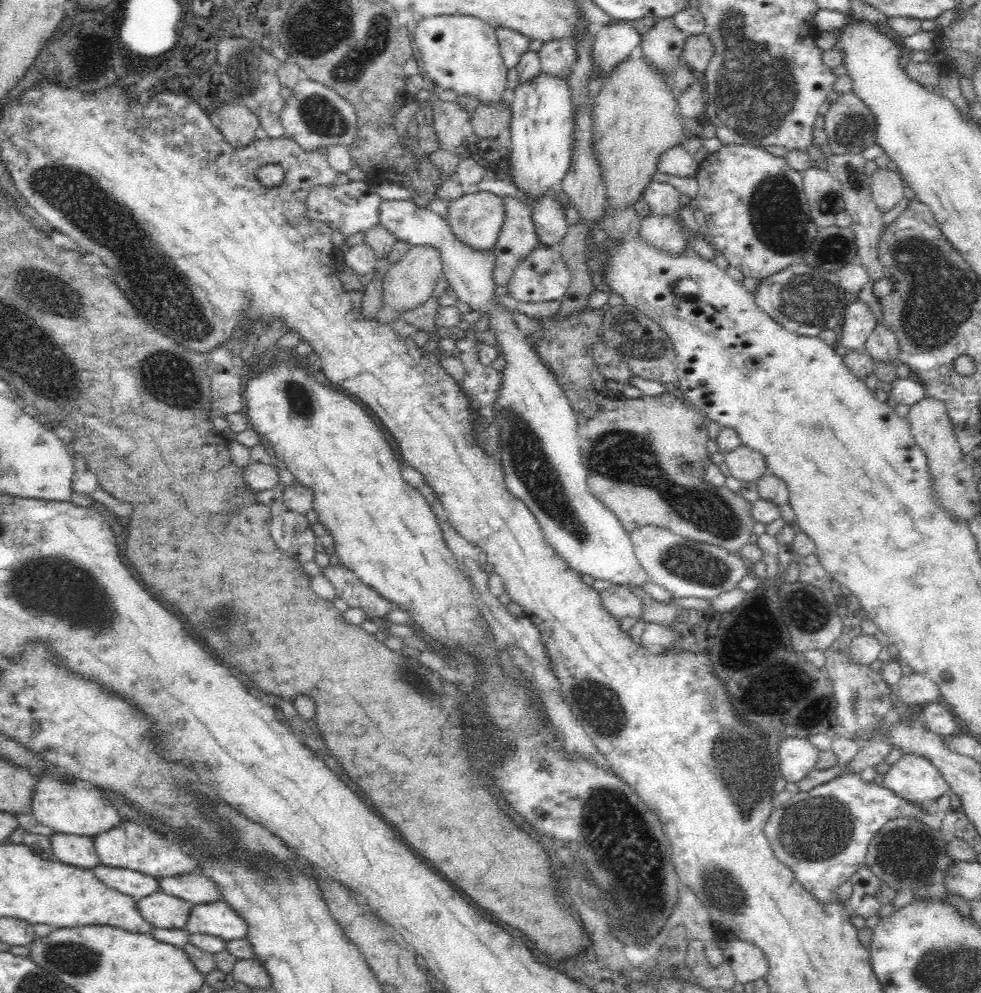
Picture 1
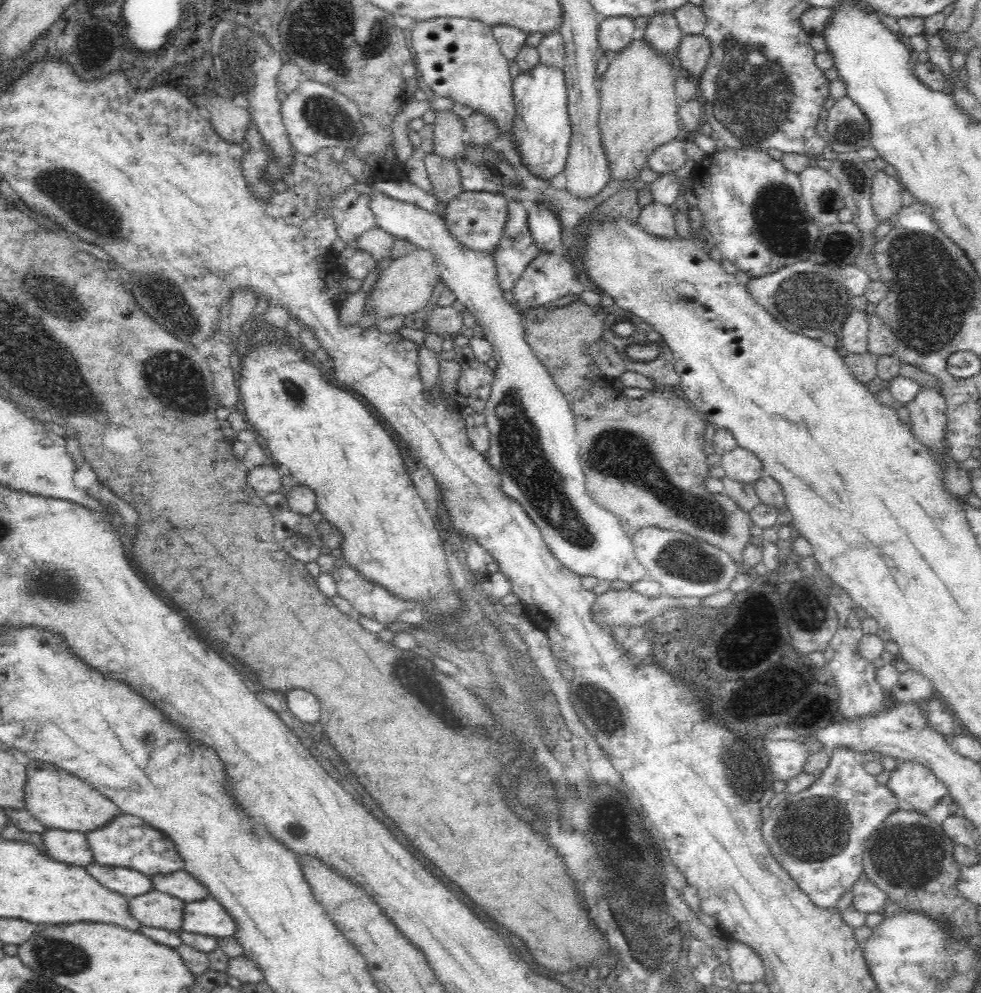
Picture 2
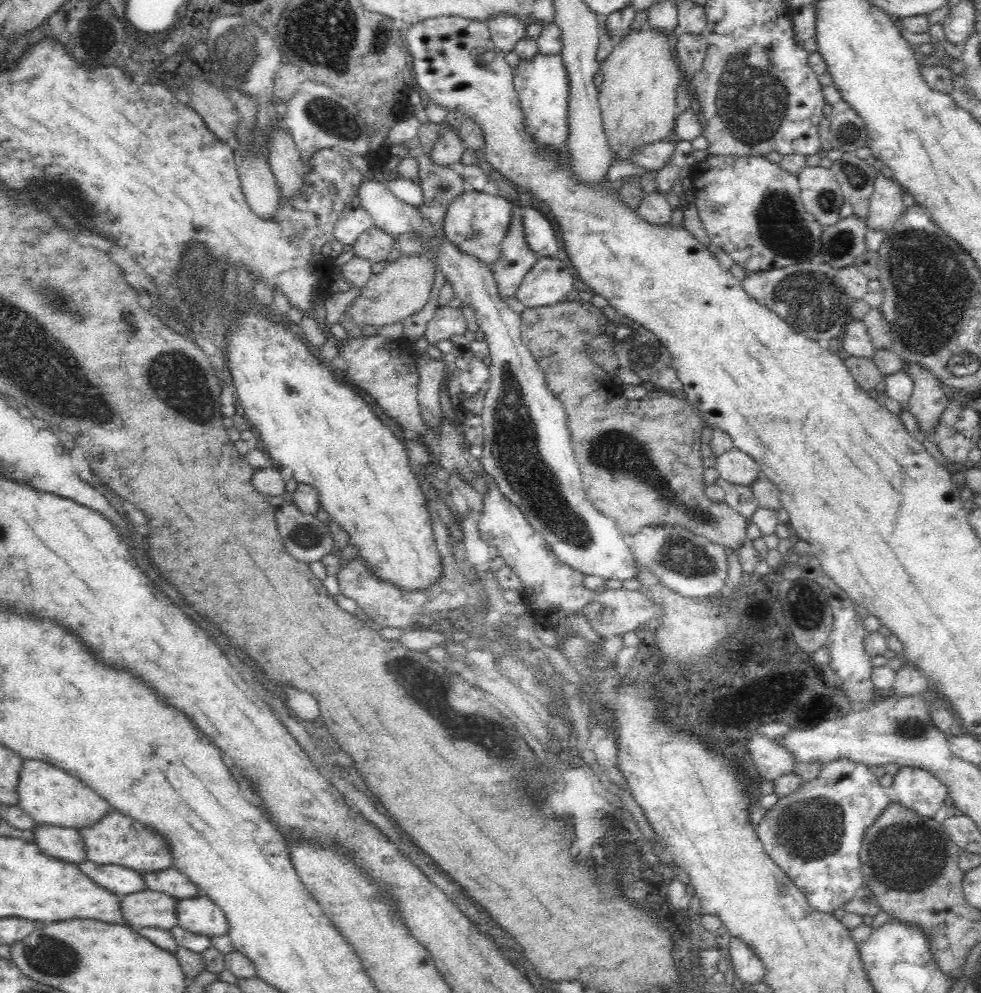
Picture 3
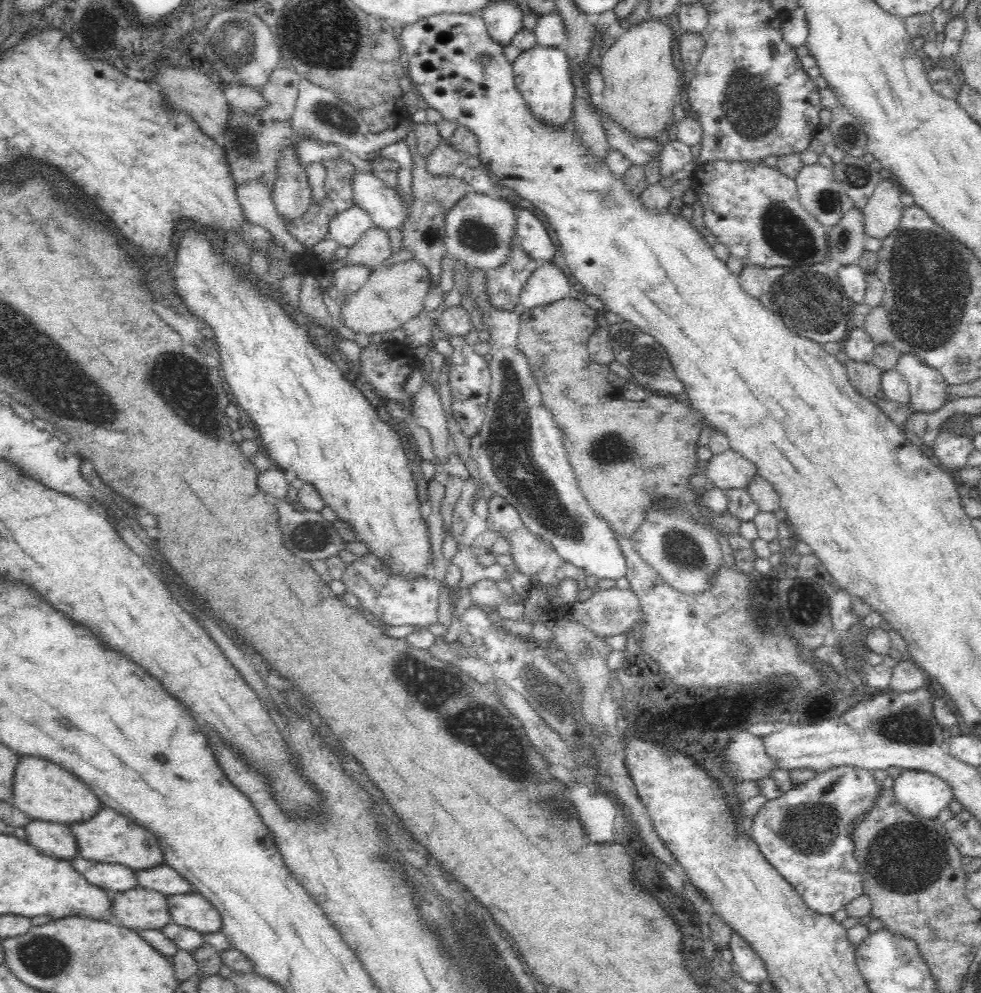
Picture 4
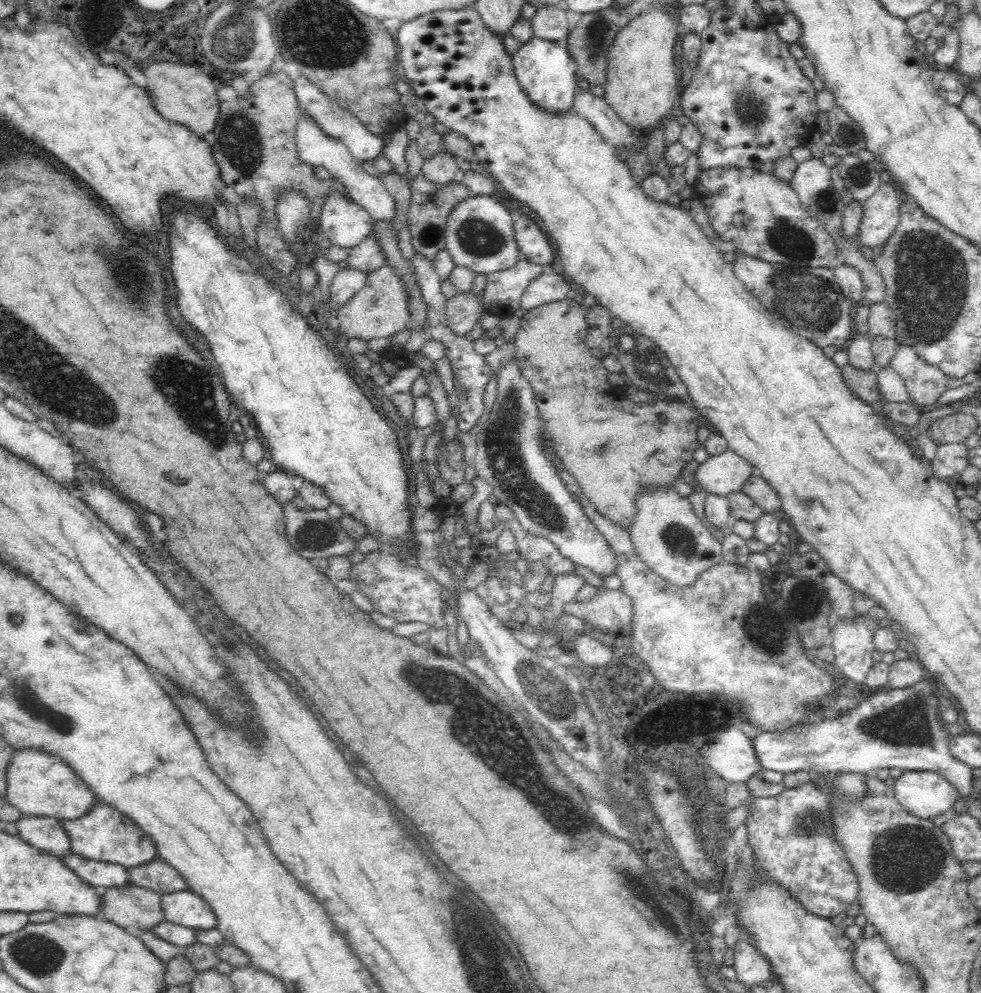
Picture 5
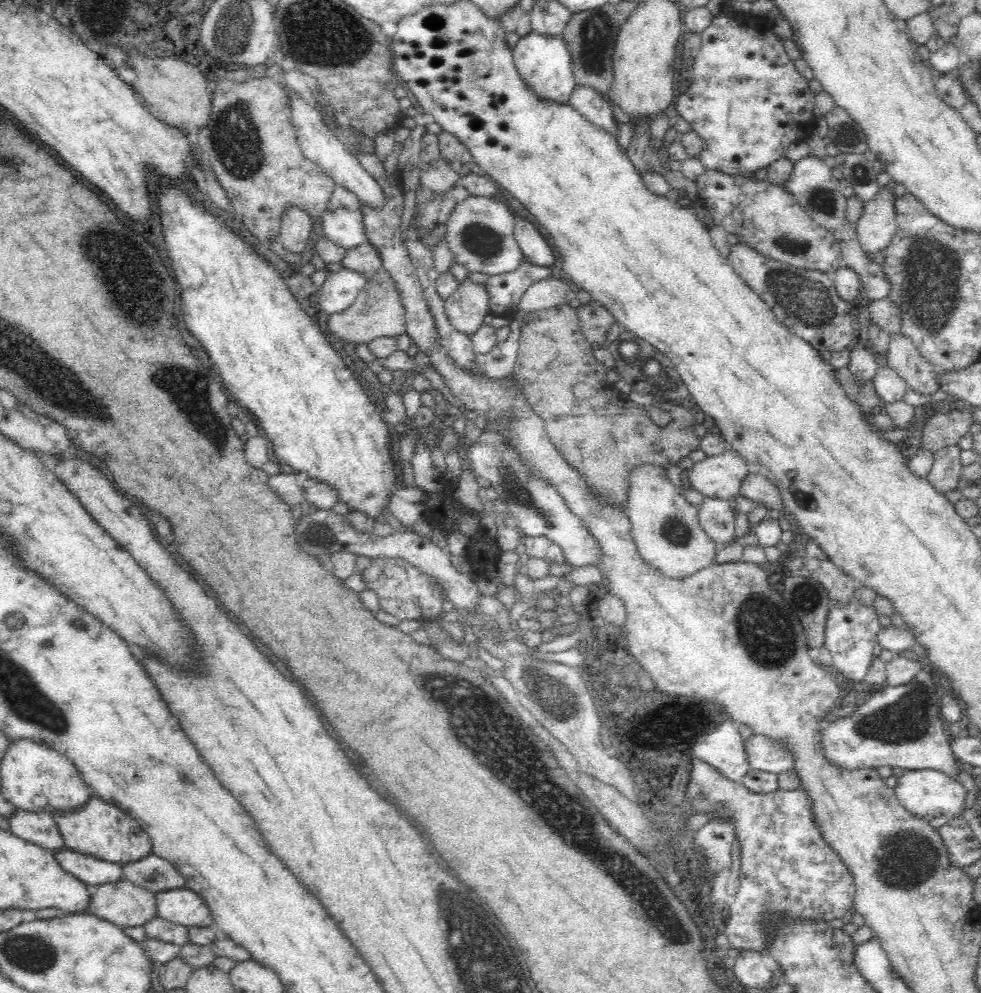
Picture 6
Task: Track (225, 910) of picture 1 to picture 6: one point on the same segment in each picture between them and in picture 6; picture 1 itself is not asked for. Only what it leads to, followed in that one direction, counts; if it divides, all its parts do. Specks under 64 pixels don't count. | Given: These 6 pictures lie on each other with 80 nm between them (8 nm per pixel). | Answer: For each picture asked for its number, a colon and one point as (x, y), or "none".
2: (208, 917)
3: (200, 915)
4: (194, 911)
5: (187, 908)
6: (182, 906)

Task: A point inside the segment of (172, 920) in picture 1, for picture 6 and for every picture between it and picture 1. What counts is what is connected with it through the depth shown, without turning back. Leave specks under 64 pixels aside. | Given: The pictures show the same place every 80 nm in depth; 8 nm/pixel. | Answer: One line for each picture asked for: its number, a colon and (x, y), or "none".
2: (158, 909)
3: (149, 908)
4: (140, 908)
5: (132, 907)
6: (125, 904)

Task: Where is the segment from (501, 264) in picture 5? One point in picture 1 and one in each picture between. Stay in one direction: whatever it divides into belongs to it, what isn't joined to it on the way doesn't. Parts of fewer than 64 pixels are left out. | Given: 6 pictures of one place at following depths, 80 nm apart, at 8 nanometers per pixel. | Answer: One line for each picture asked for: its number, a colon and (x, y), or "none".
1: (476, 218)
2: (476, 219)
3: (476, 222)
4: (479, 228)

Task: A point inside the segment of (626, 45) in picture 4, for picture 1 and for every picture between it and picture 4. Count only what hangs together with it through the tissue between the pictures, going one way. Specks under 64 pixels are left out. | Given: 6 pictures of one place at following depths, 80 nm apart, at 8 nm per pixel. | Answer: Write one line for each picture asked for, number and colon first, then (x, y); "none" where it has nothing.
1: (634, 120)
2: (638, 111)
3: (637, 98)

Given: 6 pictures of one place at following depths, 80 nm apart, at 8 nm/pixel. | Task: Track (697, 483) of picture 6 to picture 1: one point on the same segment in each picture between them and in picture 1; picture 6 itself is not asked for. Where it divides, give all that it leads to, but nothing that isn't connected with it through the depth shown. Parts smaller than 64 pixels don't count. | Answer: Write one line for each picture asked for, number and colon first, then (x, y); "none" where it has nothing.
1: (745, 463)
2: (740, 464)
3: (738, 467)
4: (730, 469)
5: (725, 472)

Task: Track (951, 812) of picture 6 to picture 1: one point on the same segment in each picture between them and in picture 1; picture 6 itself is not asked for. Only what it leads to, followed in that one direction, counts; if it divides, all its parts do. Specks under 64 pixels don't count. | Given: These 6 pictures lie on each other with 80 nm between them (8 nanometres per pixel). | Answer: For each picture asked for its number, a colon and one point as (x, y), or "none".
1: (915, 778)
2: (915, 785)
3: (918, 790)
4: (925, 795)
5: (925, 794)

